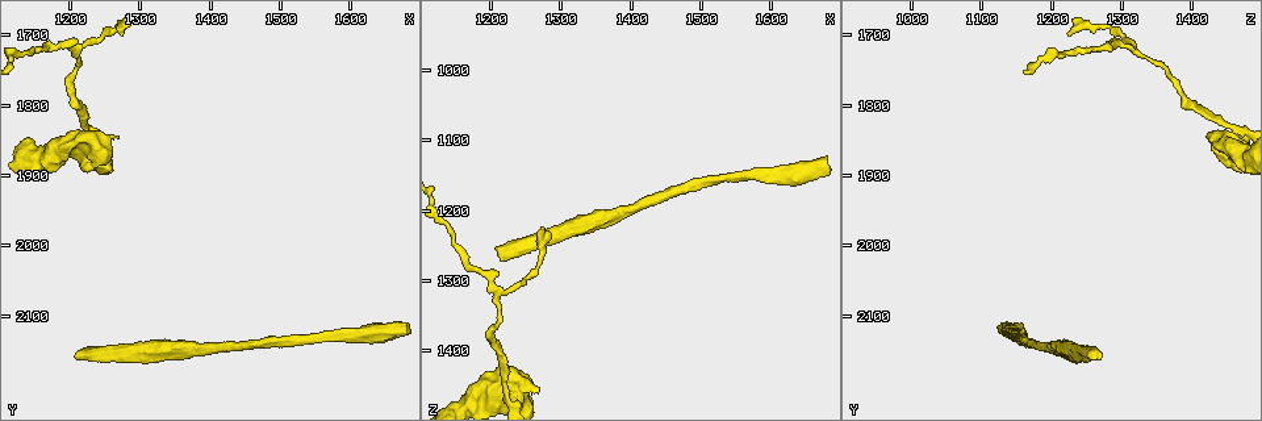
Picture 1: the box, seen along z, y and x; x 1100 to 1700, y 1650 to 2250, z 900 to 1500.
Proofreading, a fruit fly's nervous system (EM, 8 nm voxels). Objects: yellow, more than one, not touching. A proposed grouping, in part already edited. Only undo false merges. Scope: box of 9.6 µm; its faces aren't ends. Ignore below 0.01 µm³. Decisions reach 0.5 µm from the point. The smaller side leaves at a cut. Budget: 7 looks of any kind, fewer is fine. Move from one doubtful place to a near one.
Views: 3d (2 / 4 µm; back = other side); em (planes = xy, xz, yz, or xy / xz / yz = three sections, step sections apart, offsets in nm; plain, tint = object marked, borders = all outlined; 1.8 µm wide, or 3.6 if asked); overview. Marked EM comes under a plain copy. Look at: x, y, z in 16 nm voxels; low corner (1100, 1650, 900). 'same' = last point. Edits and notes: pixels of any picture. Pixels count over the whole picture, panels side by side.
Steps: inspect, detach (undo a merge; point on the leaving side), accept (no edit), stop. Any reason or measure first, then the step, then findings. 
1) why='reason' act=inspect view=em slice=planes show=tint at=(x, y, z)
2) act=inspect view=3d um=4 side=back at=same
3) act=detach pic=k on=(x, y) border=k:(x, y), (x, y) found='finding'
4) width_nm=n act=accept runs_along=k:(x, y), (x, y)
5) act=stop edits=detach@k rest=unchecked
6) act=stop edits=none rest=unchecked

why='sudden change in width' act=inspect view=em slice=planes show=borders at=(1355, 2140, 1210)

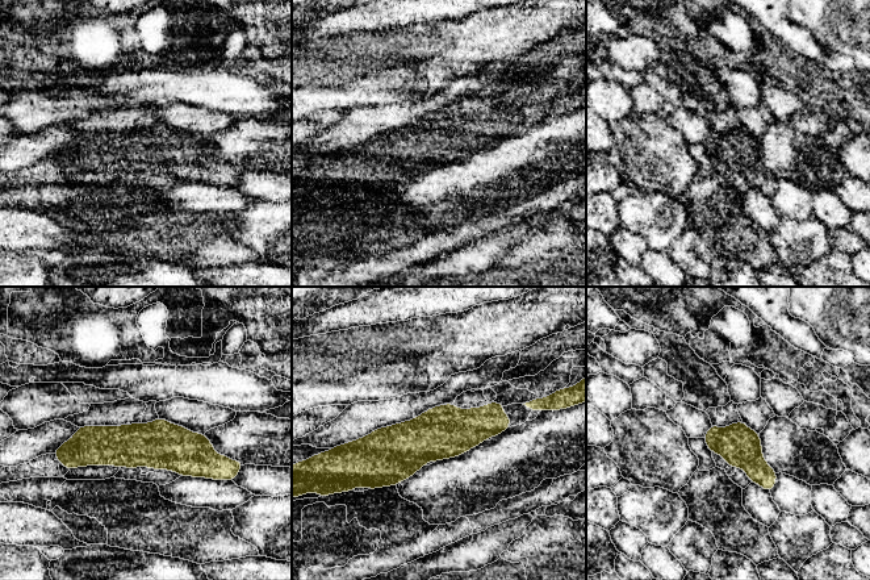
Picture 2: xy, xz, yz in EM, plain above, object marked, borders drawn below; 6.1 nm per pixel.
act=accept runs_along=2:(67, 449), (178, 449), (220, 458) found='all the same neuron'

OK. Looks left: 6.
why='sudden change in width' act=inspect view=em slice=xz step=4 show=tint at=(1605, 2125, 1150)

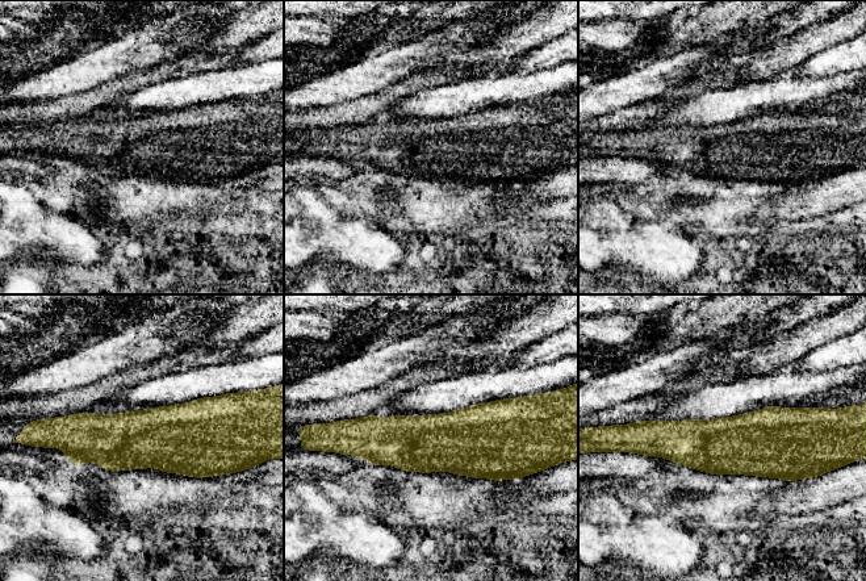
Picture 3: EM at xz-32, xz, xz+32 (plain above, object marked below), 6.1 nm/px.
why='cut it another way' act=inspect view=em slice=planes show=tint at=same

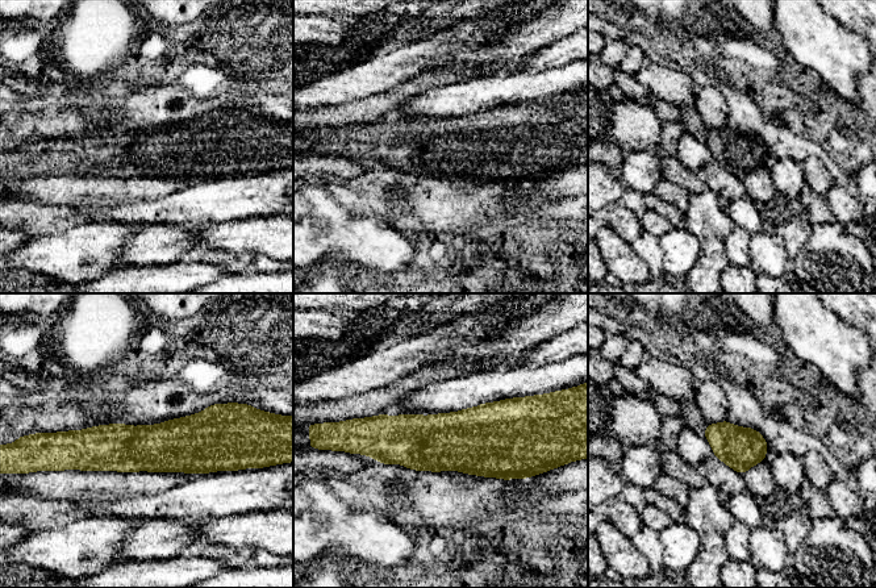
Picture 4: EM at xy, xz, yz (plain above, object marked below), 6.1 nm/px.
act=accept found='continuous, no second neuron'

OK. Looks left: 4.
why='three-way junction' act=inspect view=em slice=planes show=tint at=(1215, 1725, 1325)

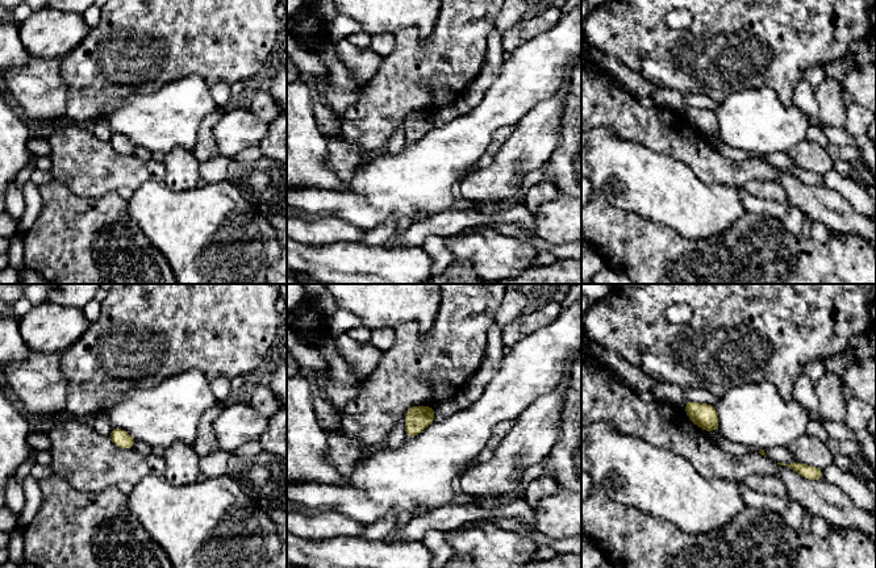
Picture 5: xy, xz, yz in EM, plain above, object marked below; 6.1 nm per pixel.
act=accept found='all the same neuron'

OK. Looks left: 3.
act=stop edits=none rest=unchecked

